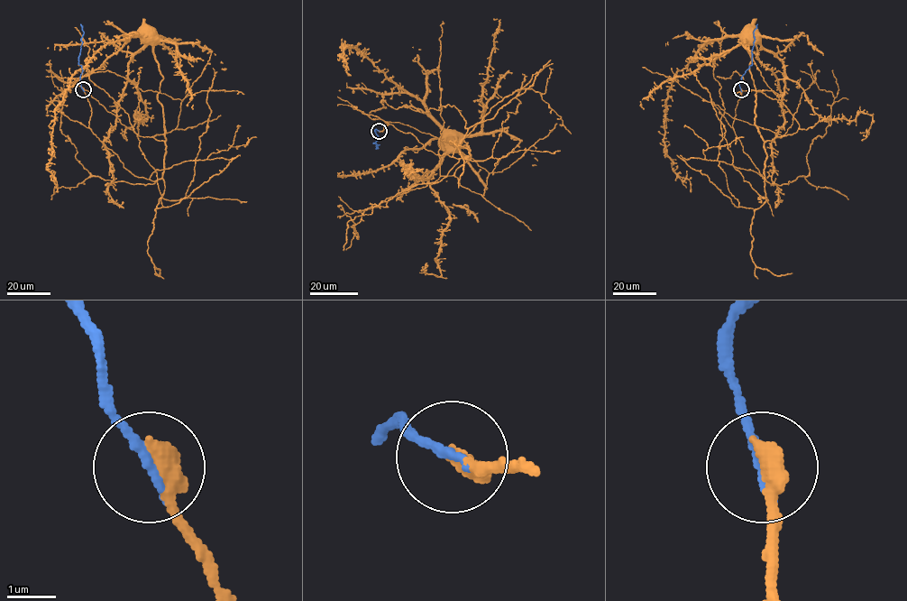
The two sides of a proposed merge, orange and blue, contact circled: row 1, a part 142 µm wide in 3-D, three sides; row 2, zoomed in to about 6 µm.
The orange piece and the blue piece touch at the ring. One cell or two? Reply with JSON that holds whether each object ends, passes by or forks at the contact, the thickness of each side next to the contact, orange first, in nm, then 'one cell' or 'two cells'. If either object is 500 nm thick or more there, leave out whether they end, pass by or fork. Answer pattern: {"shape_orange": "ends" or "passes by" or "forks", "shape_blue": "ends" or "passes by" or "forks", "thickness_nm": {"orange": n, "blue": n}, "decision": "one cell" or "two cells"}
{"shape_orange": "ends", "shape_blue": "ends", "thickness_nm": {"orange": 460, "blue": 200}, "decision": "one cell"}

